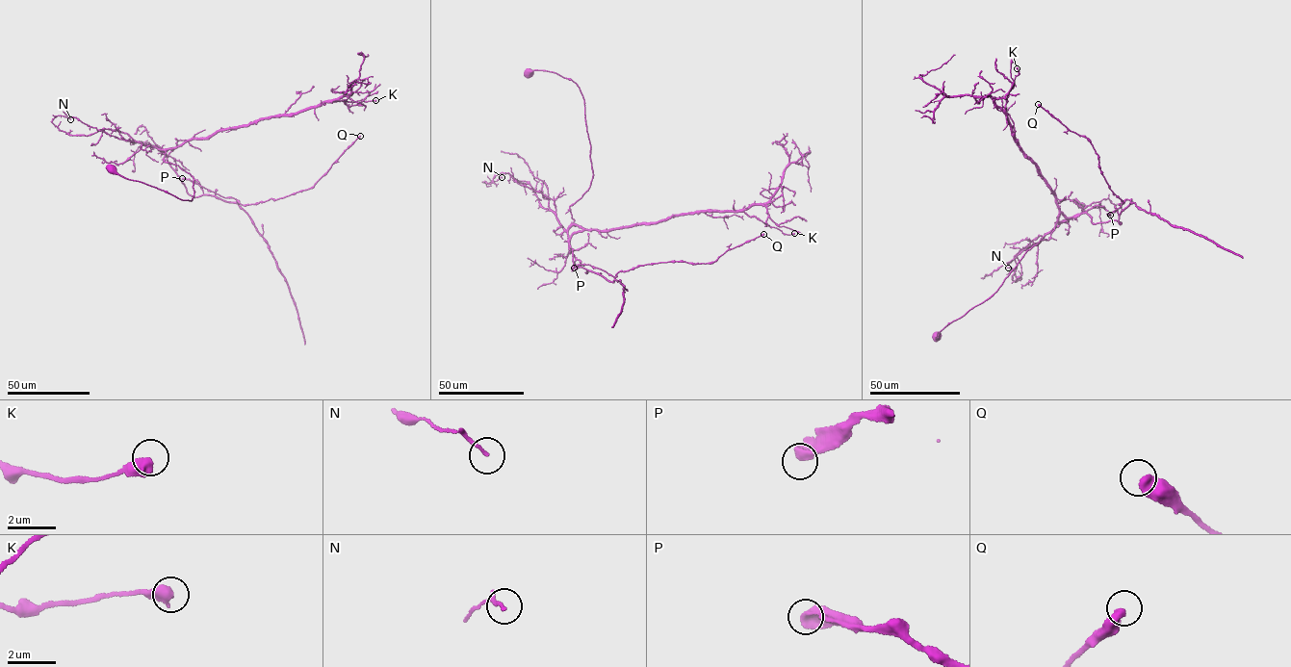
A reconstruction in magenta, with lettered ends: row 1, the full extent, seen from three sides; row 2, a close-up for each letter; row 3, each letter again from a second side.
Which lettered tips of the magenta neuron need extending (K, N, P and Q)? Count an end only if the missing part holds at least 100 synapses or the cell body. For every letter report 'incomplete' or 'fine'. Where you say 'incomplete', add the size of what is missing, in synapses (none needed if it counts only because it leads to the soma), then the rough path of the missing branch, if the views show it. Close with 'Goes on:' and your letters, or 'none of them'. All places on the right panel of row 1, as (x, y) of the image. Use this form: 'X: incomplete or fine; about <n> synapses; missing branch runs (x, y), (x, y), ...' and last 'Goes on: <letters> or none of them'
K: fine
N: fine
P: fine
Q: fine
Goes on: none of them

